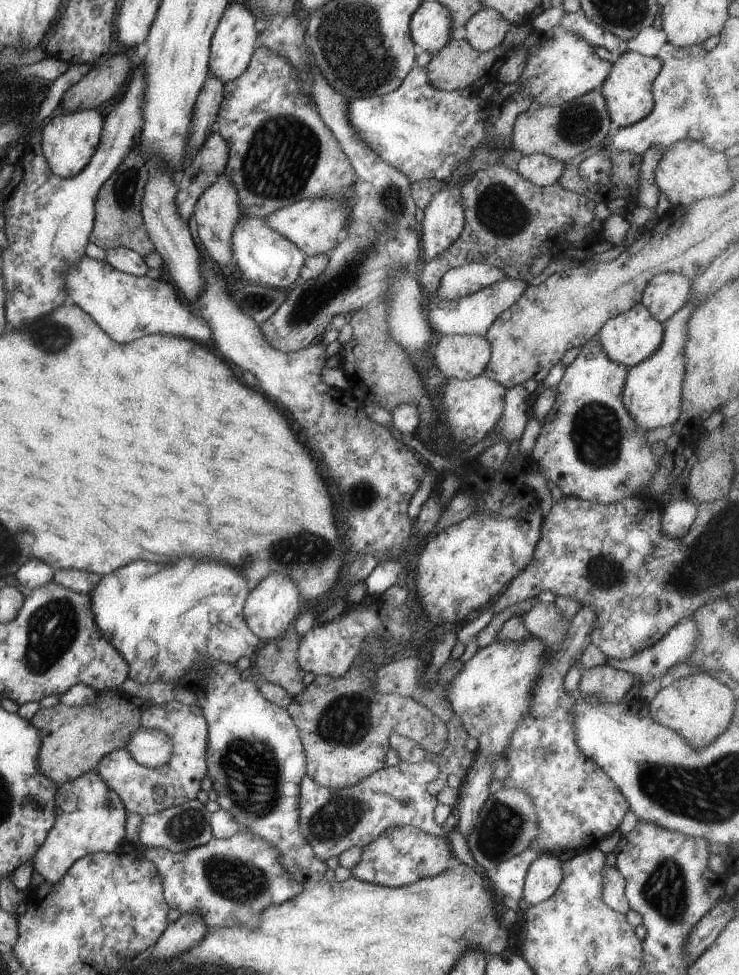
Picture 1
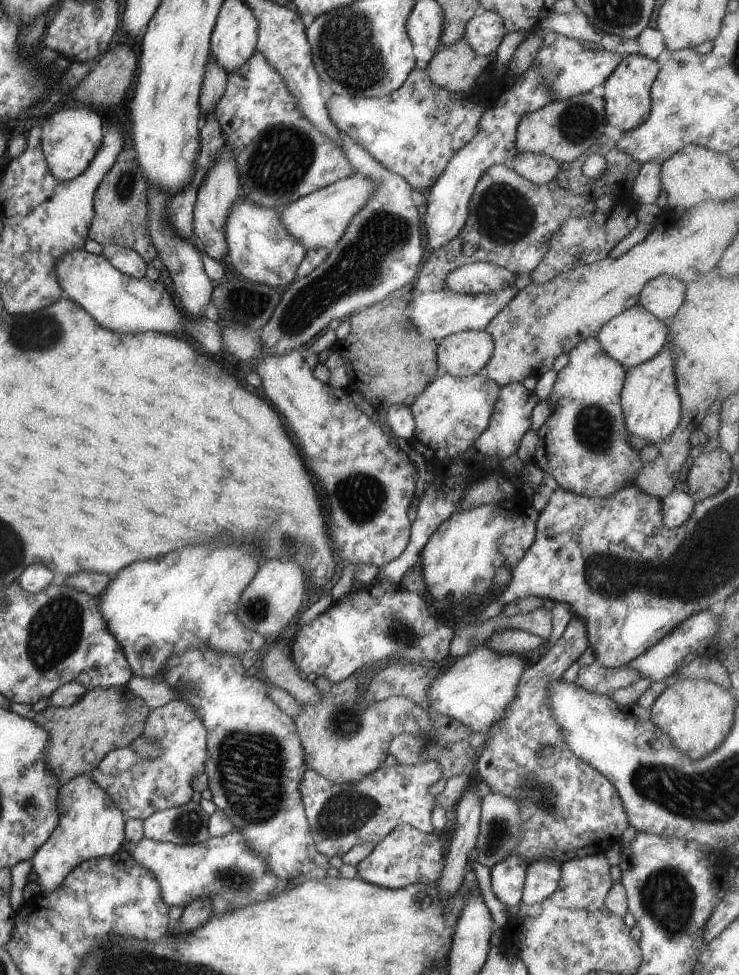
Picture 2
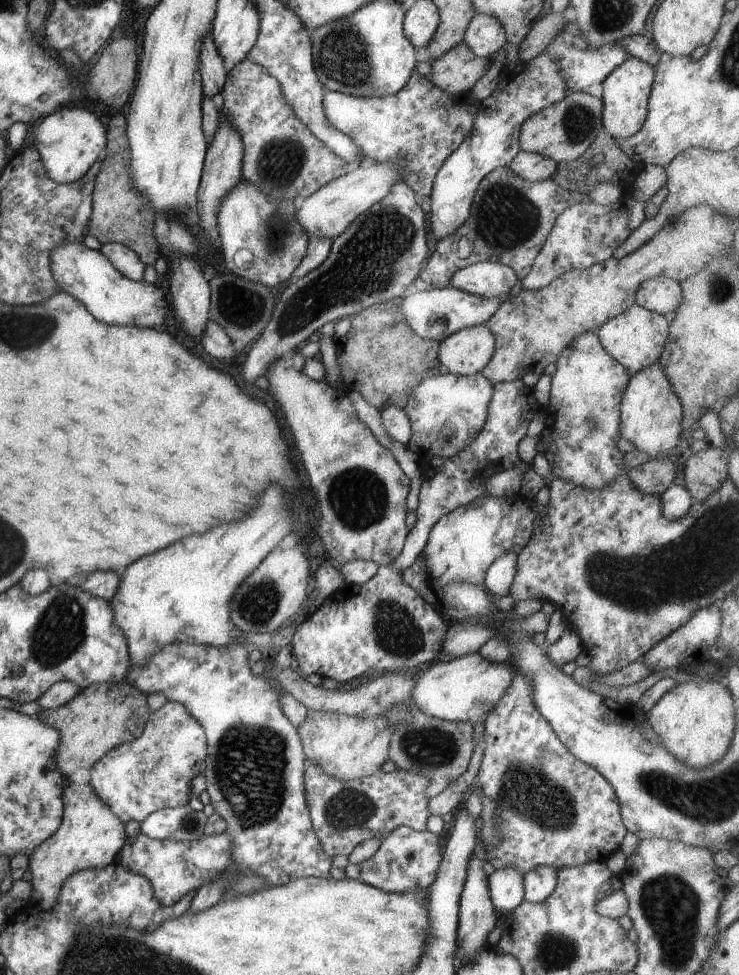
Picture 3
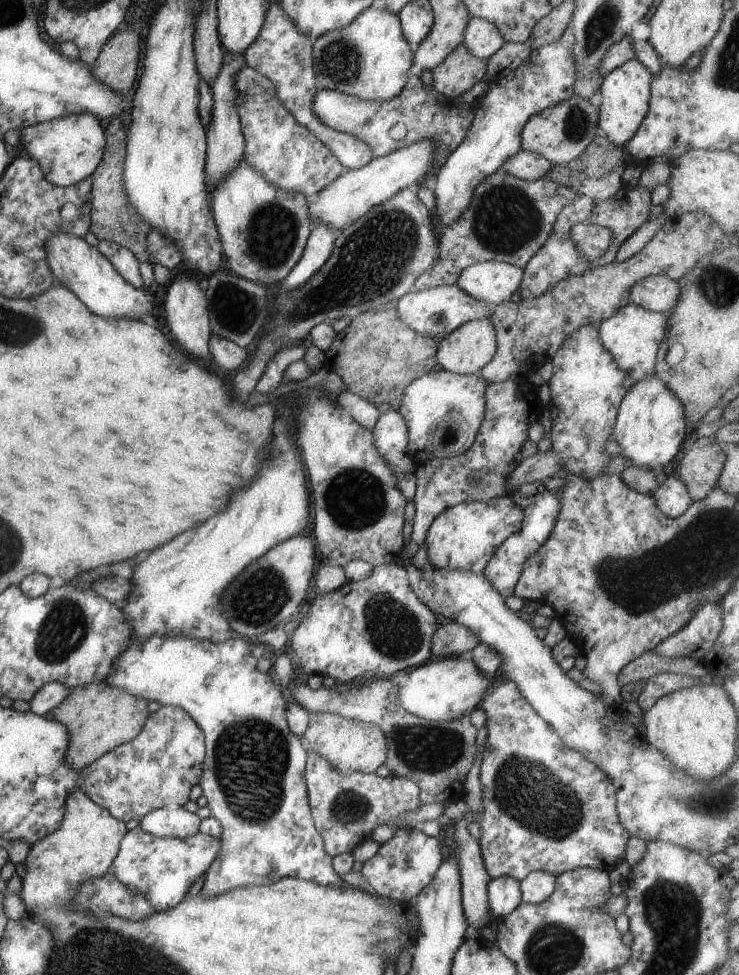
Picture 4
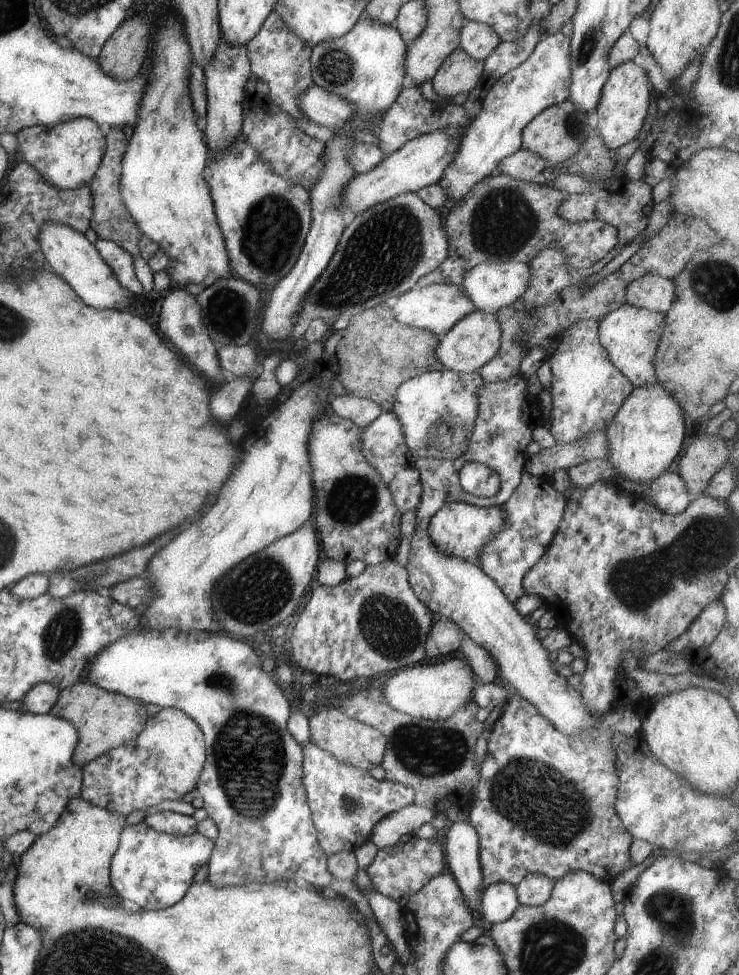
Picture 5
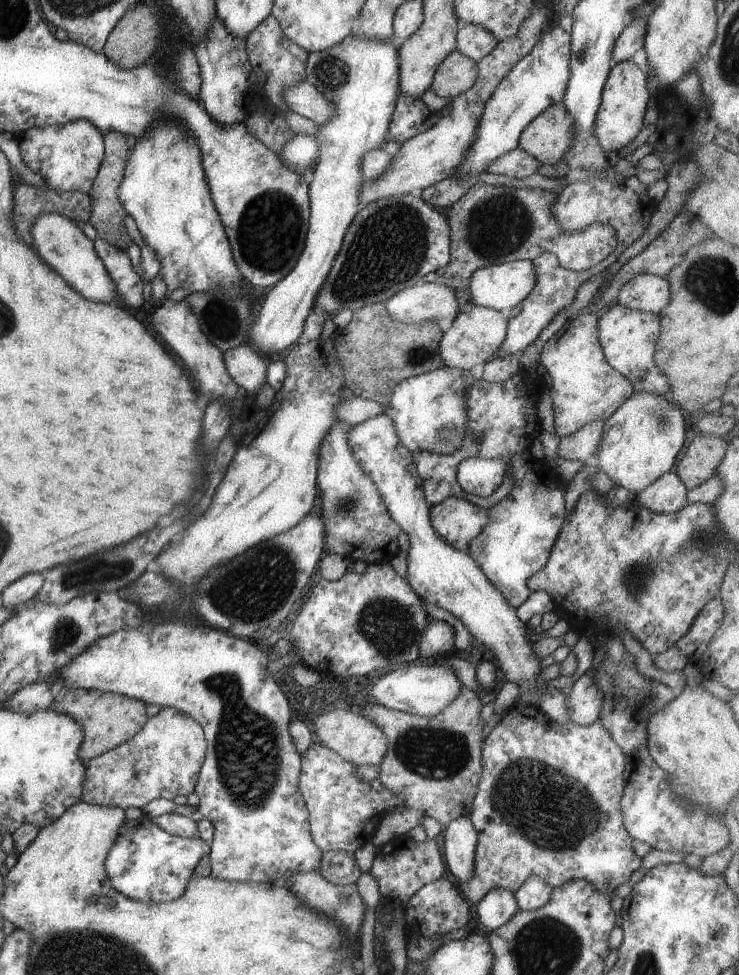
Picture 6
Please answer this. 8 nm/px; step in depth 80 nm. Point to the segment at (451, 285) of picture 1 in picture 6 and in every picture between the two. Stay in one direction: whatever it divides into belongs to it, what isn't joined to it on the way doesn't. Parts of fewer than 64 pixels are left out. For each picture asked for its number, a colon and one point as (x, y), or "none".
2: (480, 277)
3: (488, 279)
4: (492, 282)
5: (490, 287)
6: (502, 287)

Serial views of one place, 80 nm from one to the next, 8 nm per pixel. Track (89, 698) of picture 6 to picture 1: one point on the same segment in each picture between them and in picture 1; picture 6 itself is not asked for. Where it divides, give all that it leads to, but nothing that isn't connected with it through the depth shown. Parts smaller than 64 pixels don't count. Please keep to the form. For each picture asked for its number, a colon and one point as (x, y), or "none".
1: (74, 739)
2: (104, 719)
3: (101, 717)
4: (99, 718)
5: (105, 720)

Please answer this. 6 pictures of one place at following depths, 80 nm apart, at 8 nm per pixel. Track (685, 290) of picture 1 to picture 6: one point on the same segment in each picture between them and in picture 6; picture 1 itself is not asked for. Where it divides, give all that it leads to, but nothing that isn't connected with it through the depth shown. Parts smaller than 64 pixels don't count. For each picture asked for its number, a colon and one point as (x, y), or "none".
2: (662, 296)
3: (662, 295)
4: (658, 293)
5: (654, 293)
6: (645, 292)

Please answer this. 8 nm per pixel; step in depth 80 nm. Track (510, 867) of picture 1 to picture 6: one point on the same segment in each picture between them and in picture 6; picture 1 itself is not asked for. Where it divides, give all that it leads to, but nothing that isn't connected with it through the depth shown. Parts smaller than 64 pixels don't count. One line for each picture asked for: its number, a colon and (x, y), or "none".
2: (508, 877)
3: (506, 889)
4: (504, 895)
5: (499, 901)
6: (497, 907)

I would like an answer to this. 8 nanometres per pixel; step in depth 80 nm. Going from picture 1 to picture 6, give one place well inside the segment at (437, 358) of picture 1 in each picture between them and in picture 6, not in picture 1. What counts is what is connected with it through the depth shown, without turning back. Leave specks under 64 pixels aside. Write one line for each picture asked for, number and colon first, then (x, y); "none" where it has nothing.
2: (463, 354)
3: (468, 351)
4: (465, 351)
5: (474, 340)
6: (475, 336)

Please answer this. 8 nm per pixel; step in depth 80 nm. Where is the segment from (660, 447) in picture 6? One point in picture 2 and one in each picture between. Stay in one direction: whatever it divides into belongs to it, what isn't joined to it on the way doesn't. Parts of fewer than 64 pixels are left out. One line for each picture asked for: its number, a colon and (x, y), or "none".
2: (651, 407)
3: (651, 413)
4: (650, 426)
5: (646, 434)

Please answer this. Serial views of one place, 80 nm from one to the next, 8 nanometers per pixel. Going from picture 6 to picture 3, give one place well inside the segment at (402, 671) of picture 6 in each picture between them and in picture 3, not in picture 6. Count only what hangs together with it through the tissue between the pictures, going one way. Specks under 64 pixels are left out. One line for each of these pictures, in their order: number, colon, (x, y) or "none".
3: (467, 688)
4: (444, 690)
5: (432, 692)

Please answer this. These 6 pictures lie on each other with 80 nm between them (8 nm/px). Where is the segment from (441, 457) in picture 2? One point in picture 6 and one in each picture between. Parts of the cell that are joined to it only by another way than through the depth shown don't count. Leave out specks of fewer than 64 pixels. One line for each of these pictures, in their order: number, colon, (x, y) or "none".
3: (447, 411)
4: (443, 411)
5: (437, 410)
6: (429, 411)

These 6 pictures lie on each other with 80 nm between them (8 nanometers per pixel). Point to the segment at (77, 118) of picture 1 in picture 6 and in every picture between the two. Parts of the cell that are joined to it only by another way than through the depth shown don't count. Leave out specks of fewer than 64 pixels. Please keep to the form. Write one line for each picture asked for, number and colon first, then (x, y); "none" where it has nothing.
2: (71, 138)
3: (70, 141)
4: (68, 150)
5: (67, 155)
6: (68, 157)

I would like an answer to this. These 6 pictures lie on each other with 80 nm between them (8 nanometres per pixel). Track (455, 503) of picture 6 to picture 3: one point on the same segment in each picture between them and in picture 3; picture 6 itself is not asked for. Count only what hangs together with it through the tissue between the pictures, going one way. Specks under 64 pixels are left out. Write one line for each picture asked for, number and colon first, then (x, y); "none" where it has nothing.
3: (462, 545)
4: (464, 537)
5: (459, 529)

